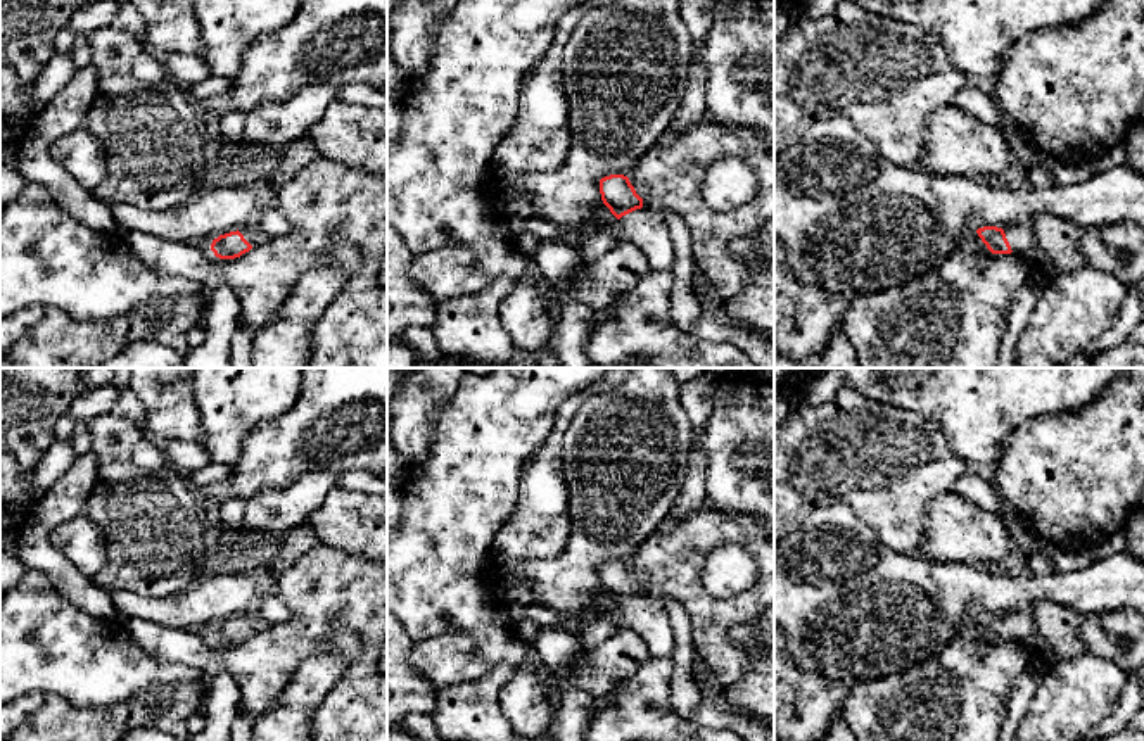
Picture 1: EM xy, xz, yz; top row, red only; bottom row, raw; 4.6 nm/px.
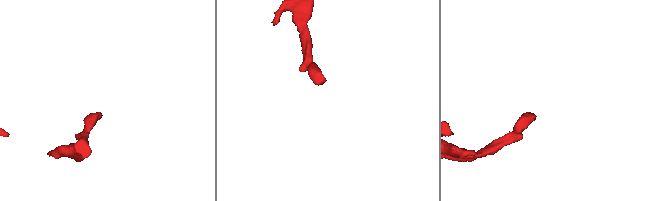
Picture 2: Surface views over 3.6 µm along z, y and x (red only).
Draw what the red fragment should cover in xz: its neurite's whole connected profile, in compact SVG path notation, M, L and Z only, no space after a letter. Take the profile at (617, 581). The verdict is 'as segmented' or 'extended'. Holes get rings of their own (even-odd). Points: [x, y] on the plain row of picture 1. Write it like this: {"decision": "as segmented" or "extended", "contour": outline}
{"decision": "extended", "contour": "M610 561L600 567L603 591L620 608L619 622L634 630L650 648L653 656L674 655L674 630L662 605L643 594L629 565Z"}

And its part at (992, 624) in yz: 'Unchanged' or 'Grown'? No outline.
Grown

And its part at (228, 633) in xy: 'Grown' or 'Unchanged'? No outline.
Grown

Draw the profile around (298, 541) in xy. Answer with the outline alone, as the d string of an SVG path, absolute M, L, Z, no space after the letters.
M304 525L287 530L282 534L282 546L275 560L266 568L273 577L276 577L280 572L290 568L304 553L308 553L316 544L316 534Z

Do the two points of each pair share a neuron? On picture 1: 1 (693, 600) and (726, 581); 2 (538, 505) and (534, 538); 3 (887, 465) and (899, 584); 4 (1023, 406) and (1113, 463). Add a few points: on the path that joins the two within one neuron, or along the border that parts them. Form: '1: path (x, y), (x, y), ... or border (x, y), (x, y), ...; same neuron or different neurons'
1: border (711, 551), (704, 588), (718, 598), (749, 589); different neurons
2: path (538, 513), (538, 529); same neuron
3: border (866, 524), (894, 550), (916, 555); different neurons
4: border (1080, 408), (1027, 420), (1006, 439); different neurons

